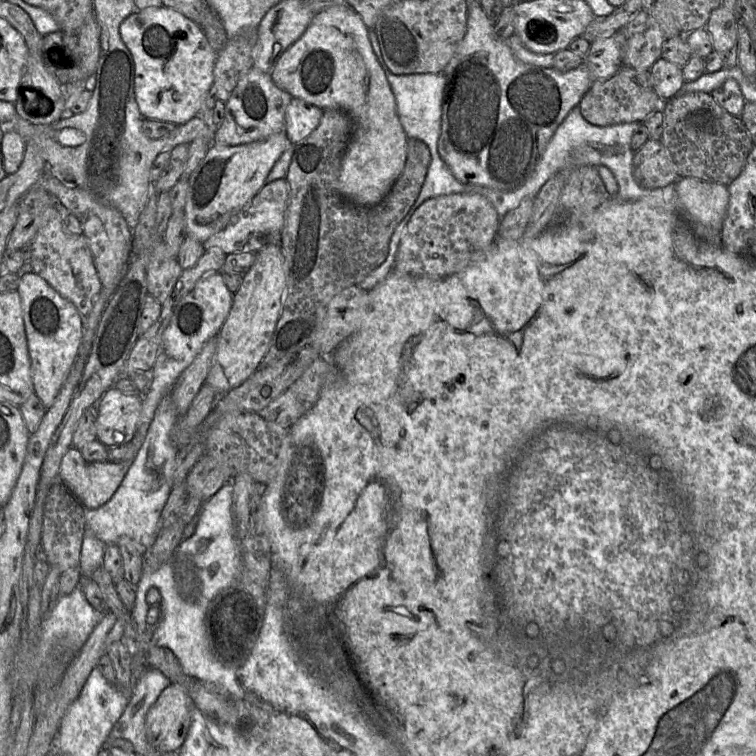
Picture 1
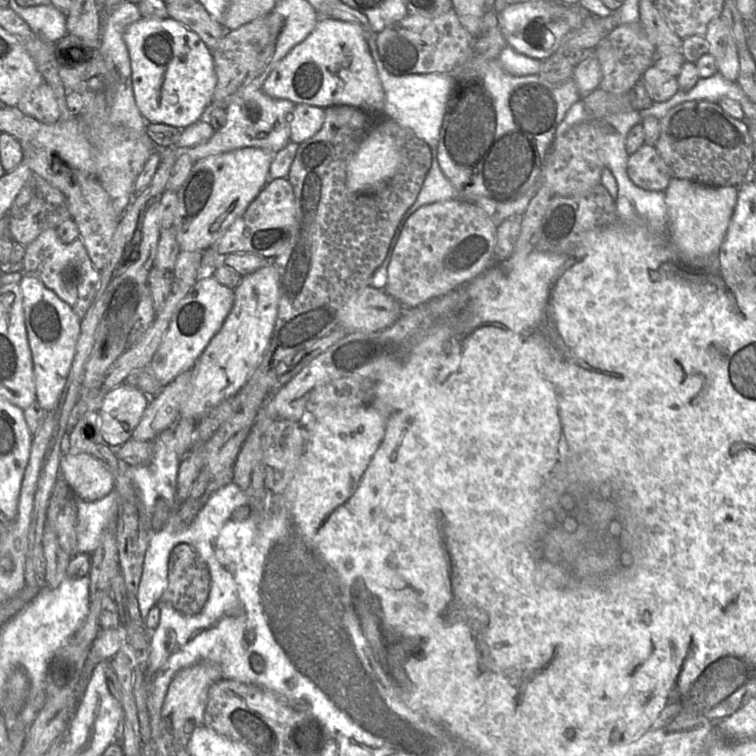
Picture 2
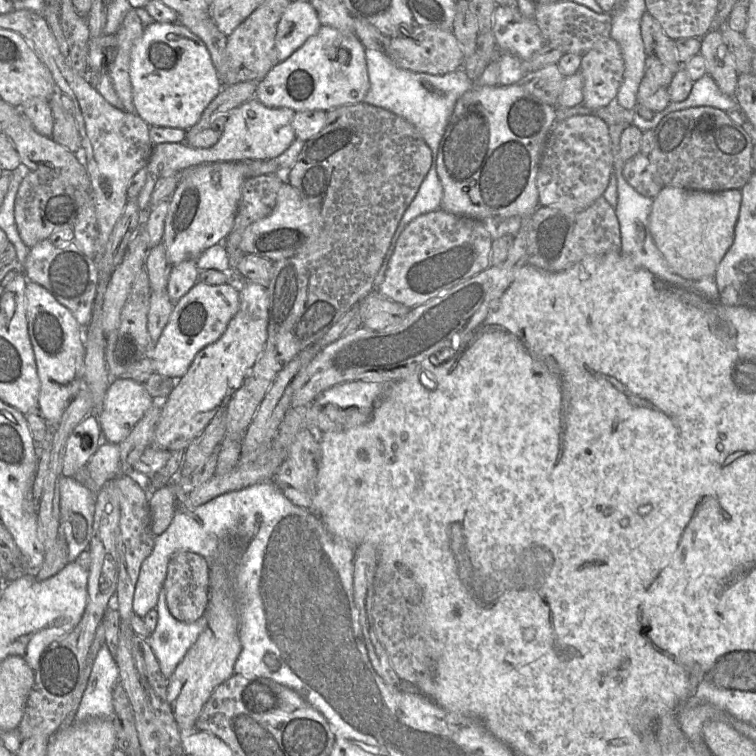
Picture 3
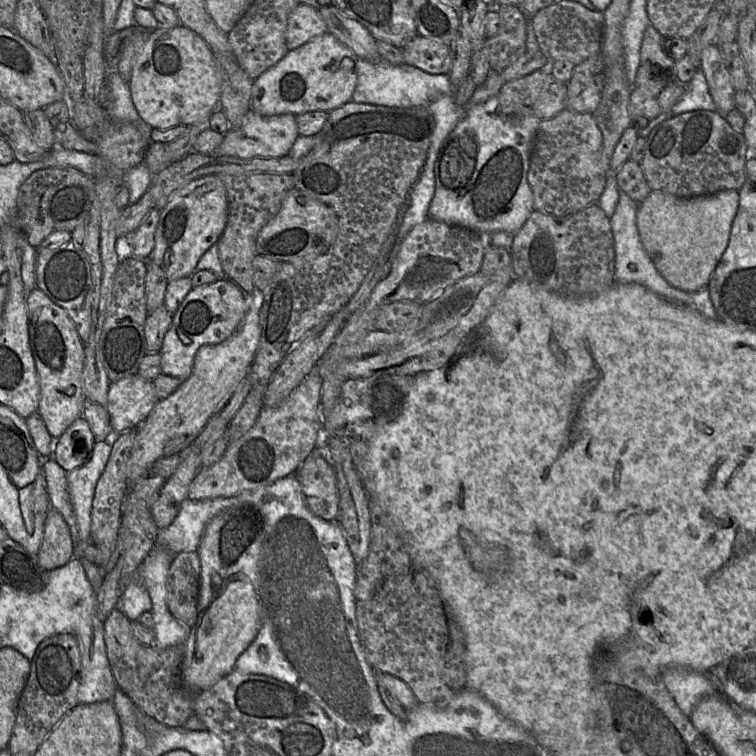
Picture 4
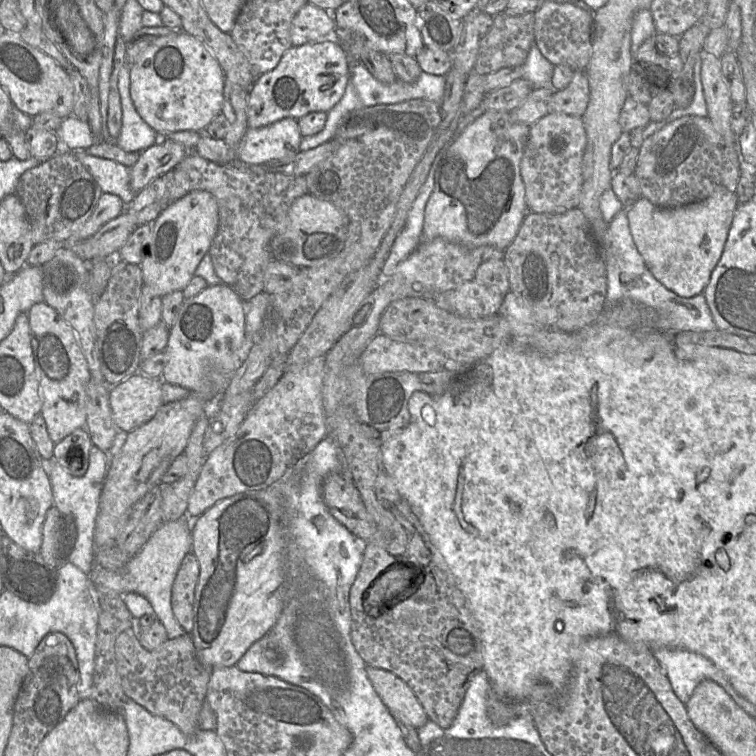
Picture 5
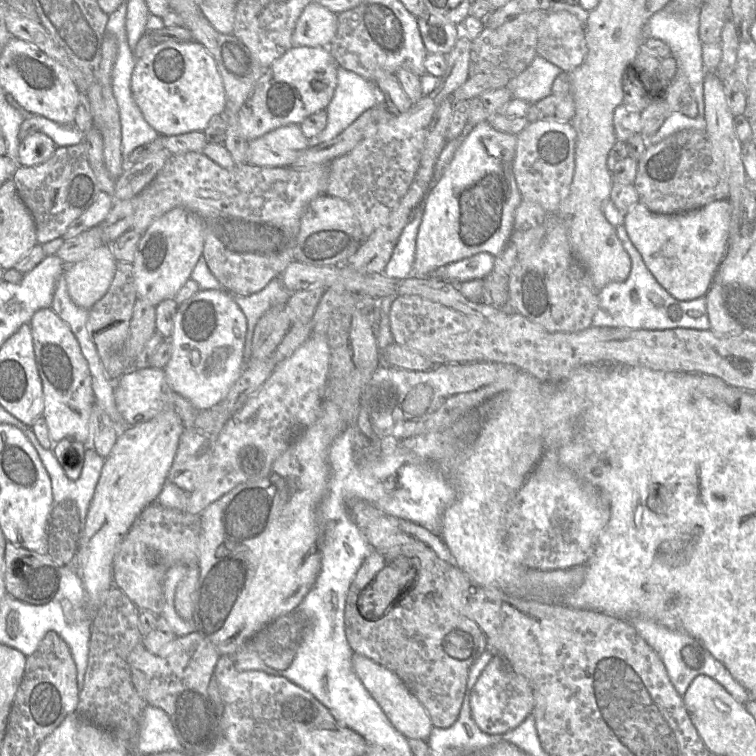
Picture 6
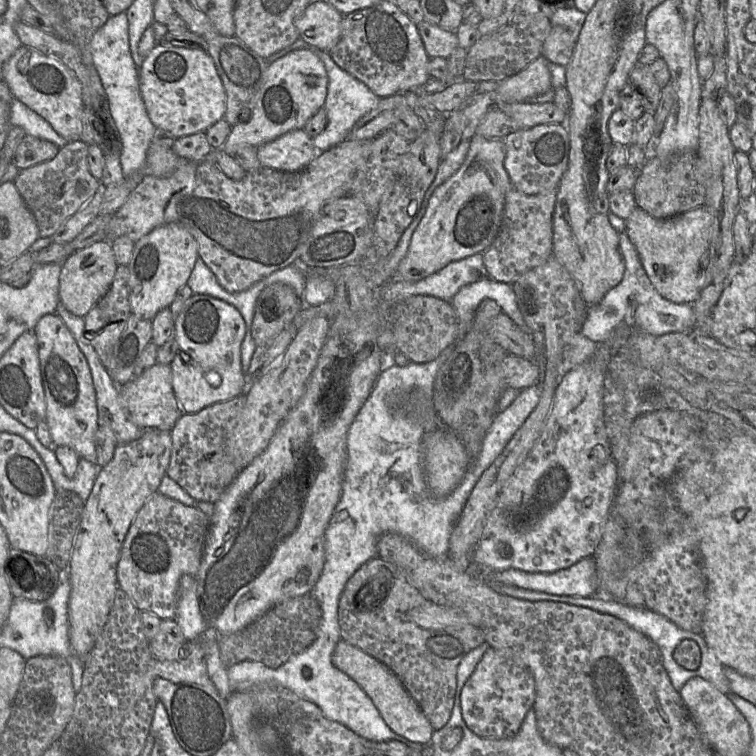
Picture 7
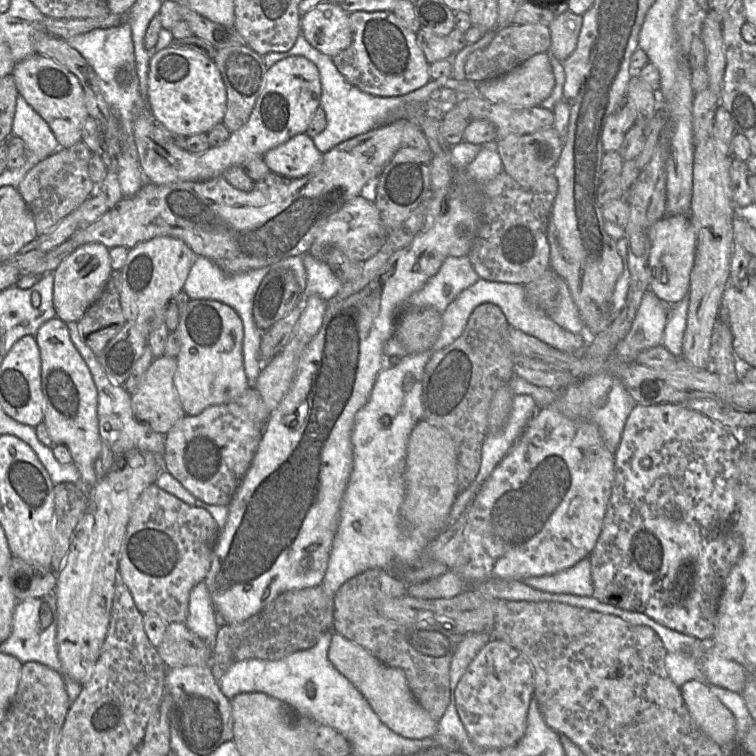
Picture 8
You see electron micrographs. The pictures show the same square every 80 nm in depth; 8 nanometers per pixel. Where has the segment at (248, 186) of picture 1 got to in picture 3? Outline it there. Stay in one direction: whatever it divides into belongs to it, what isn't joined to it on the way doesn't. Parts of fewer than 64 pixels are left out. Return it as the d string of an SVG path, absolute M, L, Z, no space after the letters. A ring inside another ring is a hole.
M240 161L204 163L184 170L169 198L162 243L172 266L196 260L209 247L221 243L232 230L238 211L246 164Z

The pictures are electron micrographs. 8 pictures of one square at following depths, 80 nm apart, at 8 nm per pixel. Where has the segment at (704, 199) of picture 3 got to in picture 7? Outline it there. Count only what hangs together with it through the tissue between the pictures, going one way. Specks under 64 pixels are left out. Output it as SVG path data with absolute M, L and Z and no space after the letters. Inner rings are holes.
M707 206L680 215L657 219L636 207L626 221L626 233L657 292L676 304L692 304L703 286L703 265L719 234L719 224Z

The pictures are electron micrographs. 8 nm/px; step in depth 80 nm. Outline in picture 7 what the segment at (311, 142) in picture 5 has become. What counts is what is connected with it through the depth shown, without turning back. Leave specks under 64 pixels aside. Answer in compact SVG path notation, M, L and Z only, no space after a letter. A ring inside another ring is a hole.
M300 37L289 47L274 53L268 59L265 59L268 64L276 61L277 59L287 55L289 52L297 49L311 49L323 62L327 76L328 86L327 95L323 109L327 114L327 126L322 133L312 139L312 143L317 152L326 151L339 143L342 143L348 138L348 135L356 124L356 122L374 109L381 98L374 94L364 83L342 70L331 58L330 52L311 48Z

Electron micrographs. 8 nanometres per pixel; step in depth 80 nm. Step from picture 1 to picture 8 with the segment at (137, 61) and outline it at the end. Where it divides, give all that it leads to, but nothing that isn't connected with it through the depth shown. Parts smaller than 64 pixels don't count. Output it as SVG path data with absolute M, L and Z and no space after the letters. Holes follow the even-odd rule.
M168 47L151 55L148 102L157 121L172 133L187 139L207 134L223 122L227 93L213 60L193 50Z

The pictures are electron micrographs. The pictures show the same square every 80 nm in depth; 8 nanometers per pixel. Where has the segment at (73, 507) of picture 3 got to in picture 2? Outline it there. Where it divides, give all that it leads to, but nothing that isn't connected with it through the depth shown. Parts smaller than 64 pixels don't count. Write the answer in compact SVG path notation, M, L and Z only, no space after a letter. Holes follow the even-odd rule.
M112 490L96 501L77 500L76 554L91 554L99 545L103 533L116 528L120 512L120 497Z

